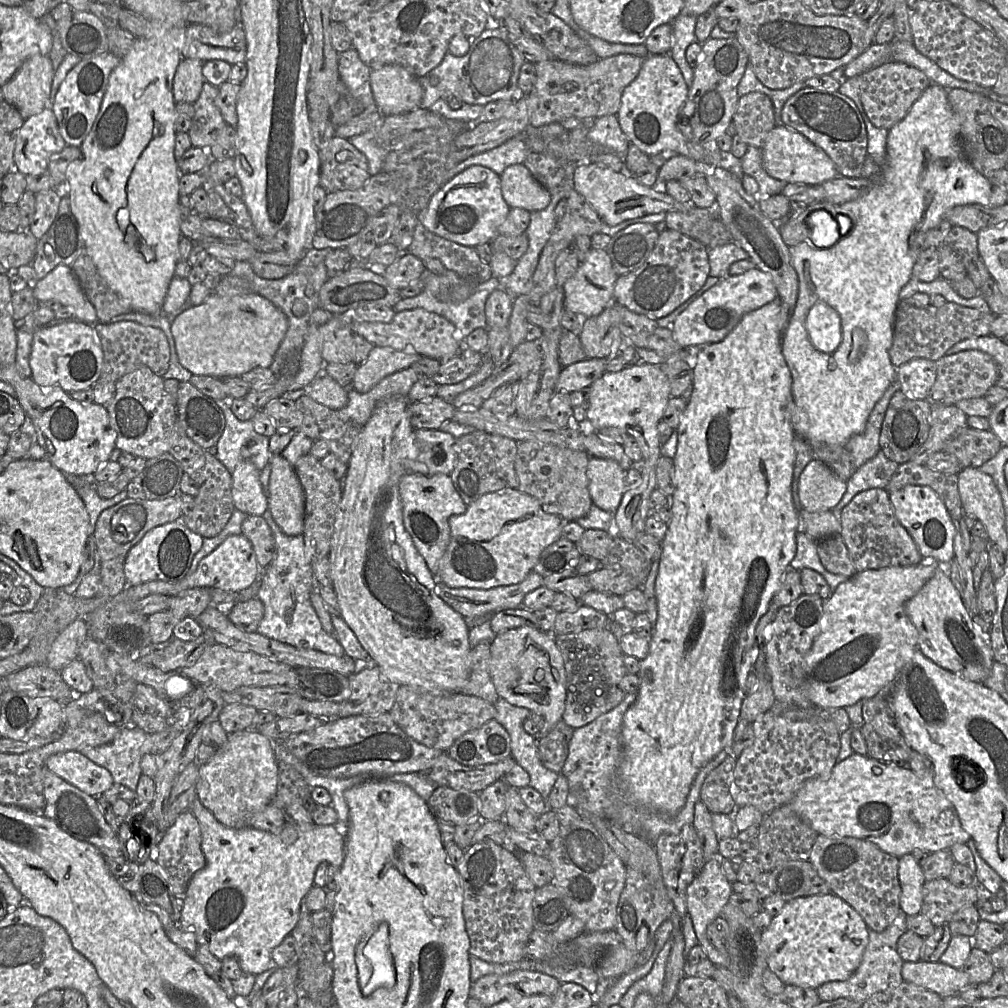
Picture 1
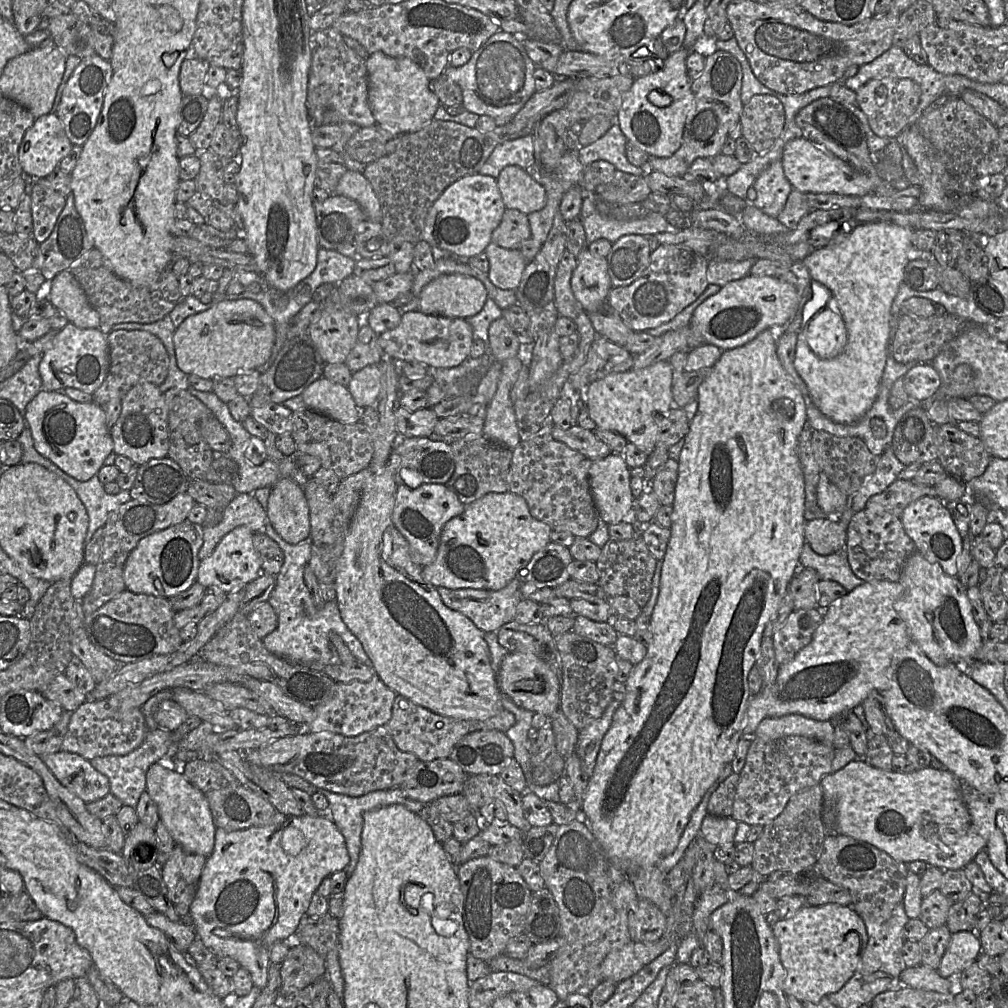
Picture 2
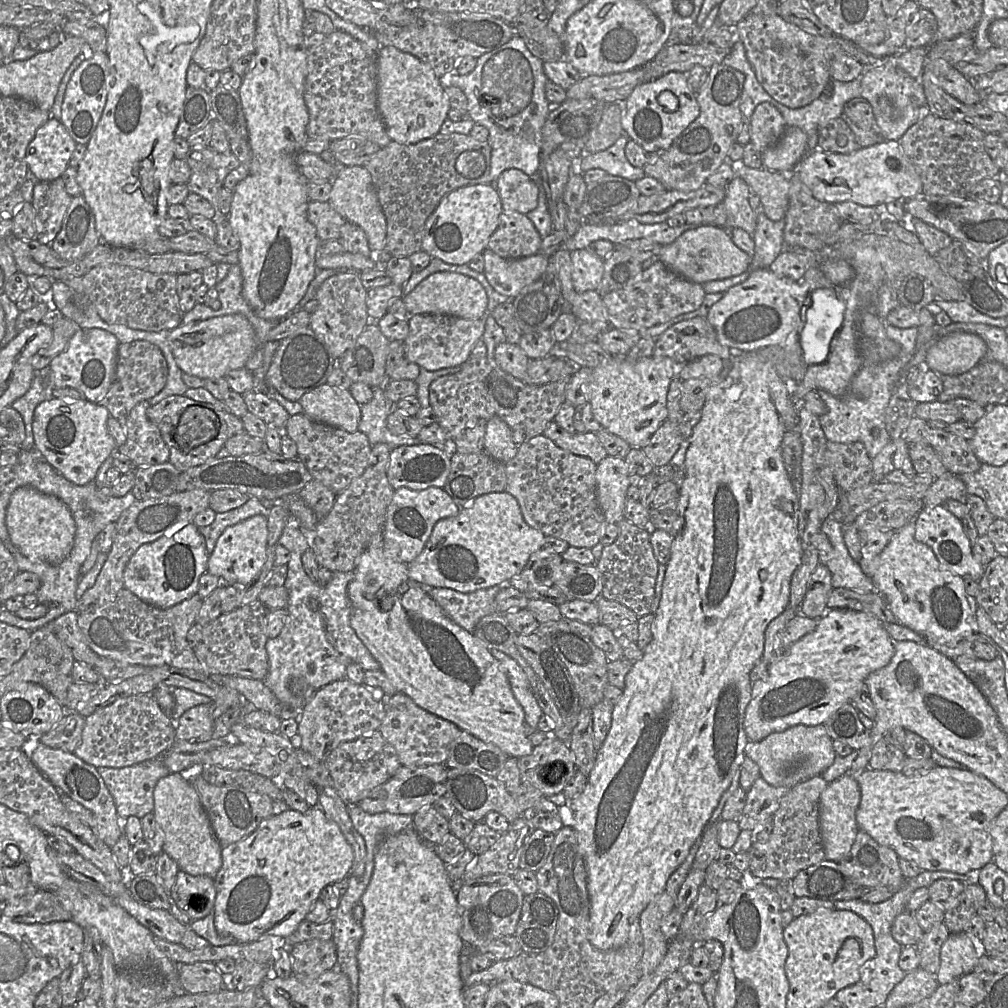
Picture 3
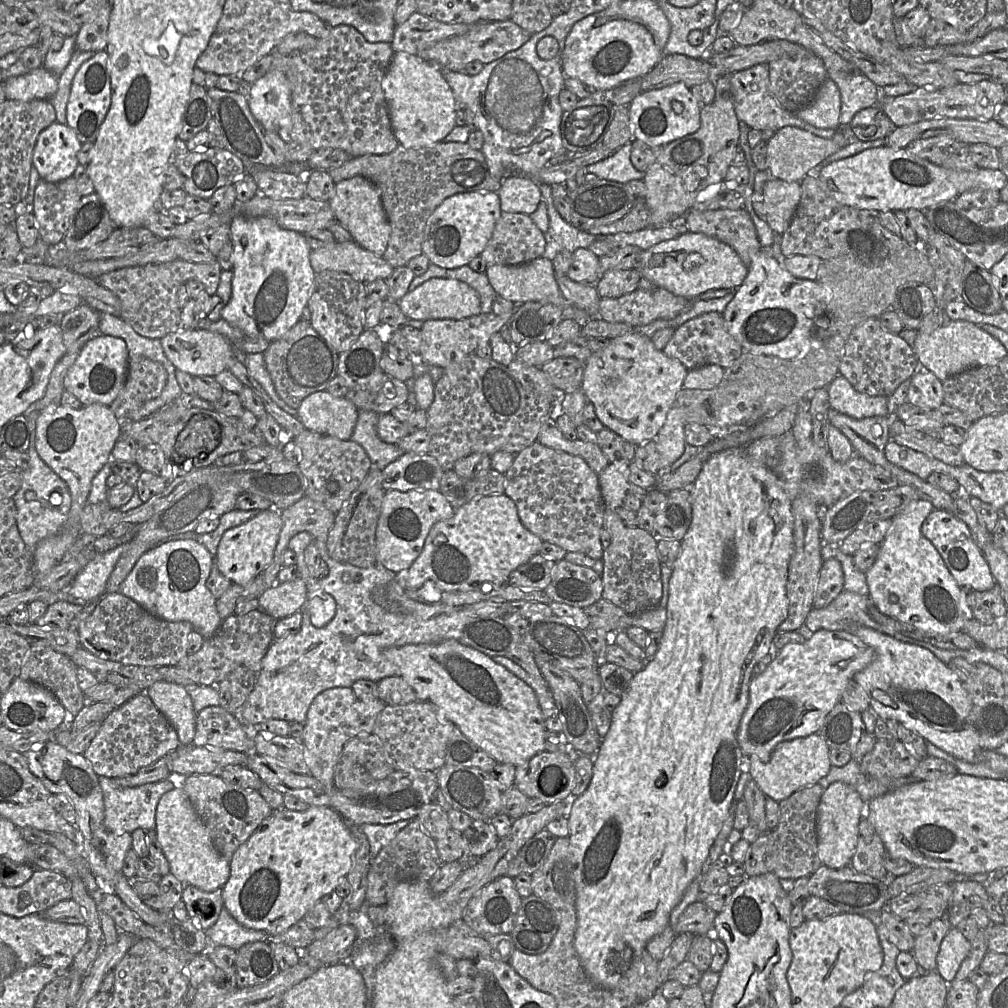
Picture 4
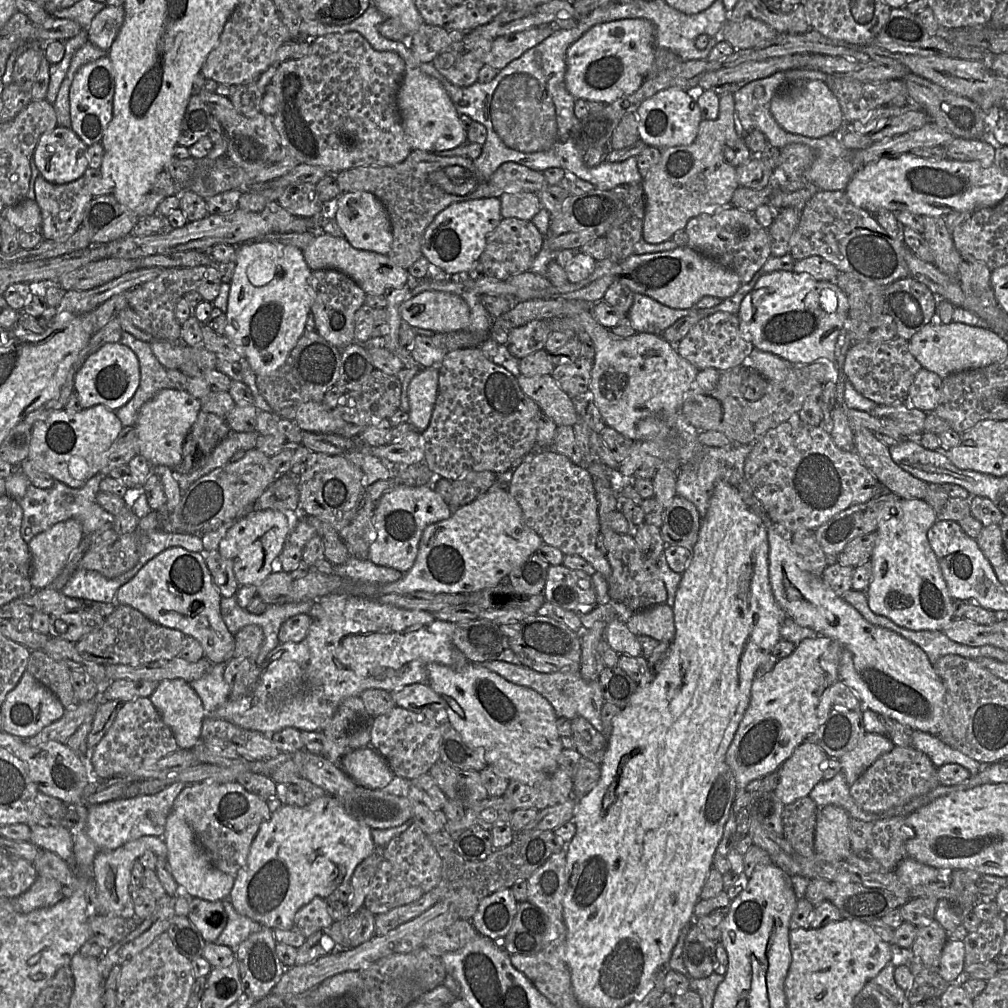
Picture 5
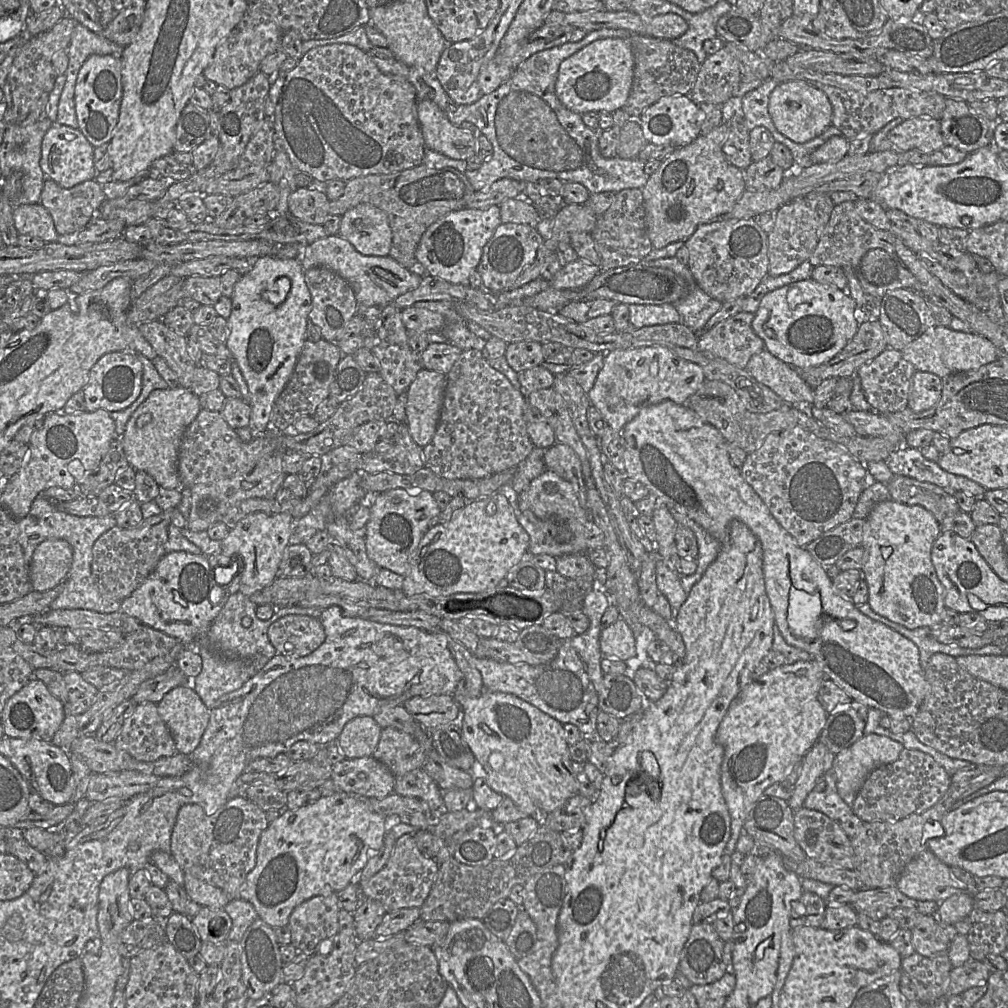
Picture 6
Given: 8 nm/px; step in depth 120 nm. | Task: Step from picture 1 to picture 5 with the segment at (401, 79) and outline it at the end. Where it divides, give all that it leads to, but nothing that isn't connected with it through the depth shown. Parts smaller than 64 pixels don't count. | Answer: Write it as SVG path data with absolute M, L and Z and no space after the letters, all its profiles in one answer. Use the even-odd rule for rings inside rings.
M406 68L397 92L397 106L406 140L413 150L441 152L455 149L467 141L468 127L464 127L459 120L447 92L437 79L419 68Z

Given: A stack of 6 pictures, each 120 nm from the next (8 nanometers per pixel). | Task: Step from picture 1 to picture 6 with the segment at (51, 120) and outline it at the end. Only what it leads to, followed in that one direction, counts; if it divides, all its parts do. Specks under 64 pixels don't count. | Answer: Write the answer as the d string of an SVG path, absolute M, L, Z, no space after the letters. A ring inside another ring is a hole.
M53 124L41 144L40 168L47 179L63 188L72 188L84 181L94 180L99 173L94 166L94 147L79 129Z

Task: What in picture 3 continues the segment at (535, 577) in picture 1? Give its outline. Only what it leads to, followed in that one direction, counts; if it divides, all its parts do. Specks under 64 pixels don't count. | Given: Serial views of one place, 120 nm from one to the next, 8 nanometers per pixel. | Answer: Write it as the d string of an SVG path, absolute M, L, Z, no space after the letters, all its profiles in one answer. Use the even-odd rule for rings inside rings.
M509 583L469 593L423 584L421 588L454 623L468 632L472 632L481 618L495 613L495 597L506 586L509 586Z

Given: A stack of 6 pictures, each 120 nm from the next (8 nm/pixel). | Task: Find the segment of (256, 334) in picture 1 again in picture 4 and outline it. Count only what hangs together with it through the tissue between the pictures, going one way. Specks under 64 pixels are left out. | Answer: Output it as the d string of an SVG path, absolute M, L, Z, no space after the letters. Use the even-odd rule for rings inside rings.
M181 328L163 337L161 344L166 357L174 367L193 377L202 375L215 377L220 372L228 370L234 359L230 342L224 336L205 329Z

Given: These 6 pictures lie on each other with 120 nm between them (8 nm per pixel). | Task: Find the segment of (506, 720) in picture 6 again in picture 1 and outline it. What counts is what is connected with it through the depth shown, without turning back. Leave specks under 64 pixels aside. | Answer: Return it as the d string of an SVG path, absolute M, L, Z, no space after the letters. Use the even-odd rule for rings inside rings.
M392 397L377 406L368 422L363 426L357 444L348 462L347 473L343 479L342 498L336 511L334 532L331 539L331 550L328 555L330 561L330 573L333 589L337 595L341 610L341 617L354 632L362 647L369 653L371 658L383 673L400 686L409 686L422 692L460 692L466 685L470 676L469 654L472 646L469 642L469 628L465 618L447 605L435 593L436 577L429 571L425 560L416 549L411 536L403 524L402 502L399 494L399 482L406 473L406 460L415 460L418 456L417 447L413 440L414 428L410 422L407 397Z

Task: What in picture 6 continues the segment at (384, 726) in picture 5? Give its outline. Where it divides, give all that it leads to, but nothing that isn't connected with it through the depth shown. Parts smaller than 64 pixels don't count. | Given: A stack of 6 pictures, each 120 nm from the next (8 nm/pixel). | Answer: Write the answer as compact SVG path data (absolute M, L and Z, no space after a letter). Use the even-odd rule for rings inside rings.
M392 727L381 731L373 757L386 765L394 776L421 769L425 756L418 741L408 733Z

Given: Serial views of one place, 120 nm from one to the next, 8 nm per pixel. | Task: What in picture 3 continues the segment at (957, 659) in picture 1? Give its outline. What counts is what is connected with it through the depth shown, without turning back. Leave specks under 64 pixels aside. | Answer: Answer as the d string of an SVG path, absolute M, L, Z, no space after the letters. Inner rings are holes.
M914 520L895 531L884 550L869 564L867 576L872 580L875 591L885 598L898 622L923 636L926 641L948 643L977 632L976 619L967 599L964 579L942 566L932 549L915 539Z

